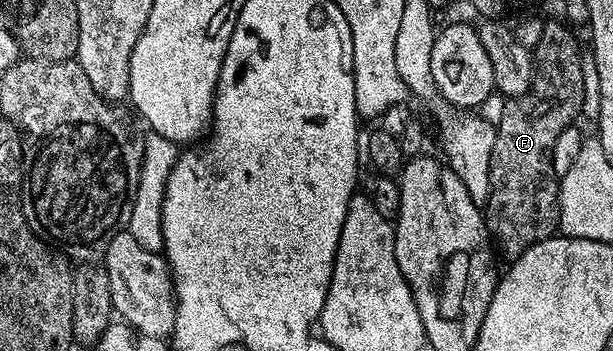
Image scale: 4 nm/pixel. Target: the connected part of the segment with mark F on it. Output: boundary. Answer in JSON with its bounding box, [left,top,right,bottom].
[483,22,584,260]

